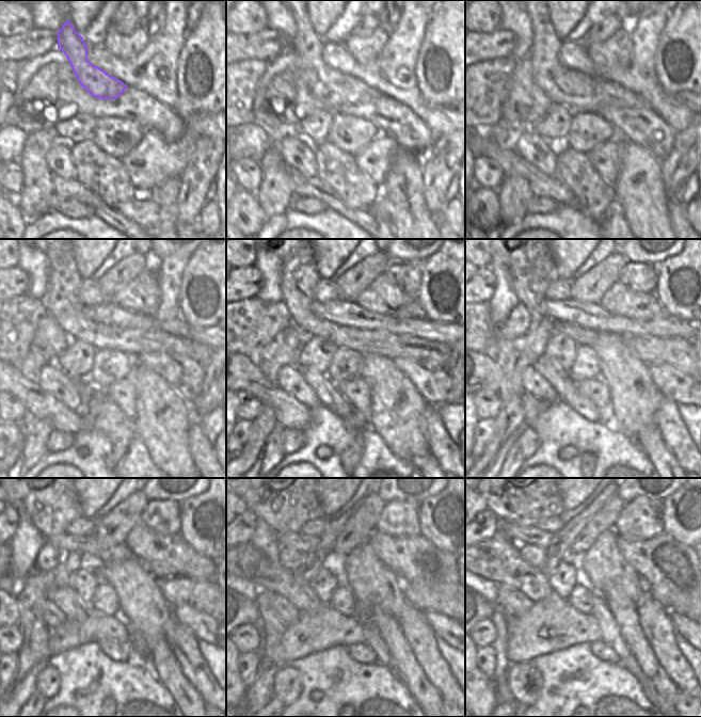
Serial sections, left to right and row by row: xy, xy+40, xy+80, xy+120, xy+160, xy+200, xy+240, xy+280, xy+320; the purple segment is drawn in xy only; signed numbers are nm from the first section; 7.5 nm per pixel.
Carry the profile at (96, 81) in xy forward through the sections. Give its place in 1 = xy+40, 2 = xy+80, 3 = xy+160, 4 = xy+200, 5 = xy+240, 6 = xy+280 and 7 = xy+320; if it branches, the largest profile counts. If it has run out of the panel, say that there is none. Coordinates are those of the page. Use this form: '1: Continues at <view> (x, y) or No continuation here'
1: Continues at xy+40 (335, 89)
2: Continues at xy+80 (578, 92)
3: Continues at xy+160 (299, 274)
4: Continues at xy+200 (529, 260)
5: Continues at xy+240 (48, 499)
6: Continues at xy+280 (286, 499)
7: Continues at xy+320 (525, 499)

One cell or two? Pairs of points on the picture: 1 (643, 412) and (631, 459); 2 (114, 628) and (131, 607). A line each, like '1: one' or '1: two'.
1: two
2: two

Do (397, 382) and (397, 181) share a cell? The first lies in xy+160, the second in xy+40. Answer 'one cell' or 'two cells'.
one cell

